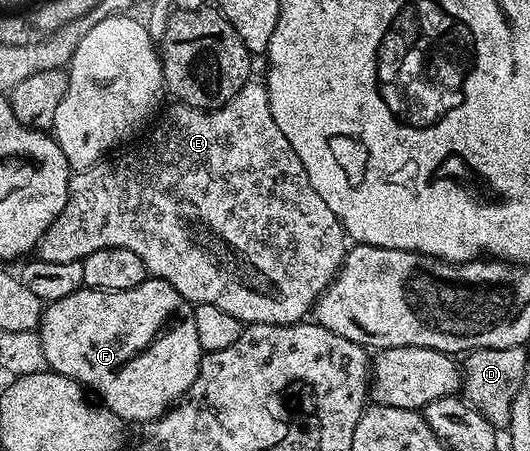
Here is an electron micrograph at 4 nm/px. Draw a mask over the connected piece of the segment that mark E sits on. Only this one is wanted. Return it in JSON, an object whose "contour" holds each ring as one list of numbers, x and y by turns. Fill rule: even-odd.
{"contour":[[248,80,240,88,238,95,234,95,234,99,227,101,221,109,195,109,189,105,172,103,168,110,163,110,164,118,162,113,159,120,135,144,128,147,133,149,125,148,107,159,101,159,97,165,73,172,68,179,66,207,62,207,62,211,54,219,54,223,50,223,40,240,39,260,70,263,83,261,86,255,102,251,102,247,126,247,126,251,134,251,134,255,138,255,138,259,146,263,149,274,155,280,170,283,170,287,174,287,178,295,196,305,222,307,222,311,253,325,294,325,303,322,307,318,304,316,313,312,316,300,326,291,330,282,335,281,336,273,344,265,344,257,350,248,350,238,334,211,326,207,326,199,322,199,322,195,314,191,310,175,306,175,306,167,302,167,302,159,298,159,294,147,290,147,290,139,286,139,278,123,274,123,274,115,270,115,267,84,263,80,256,80]]}

